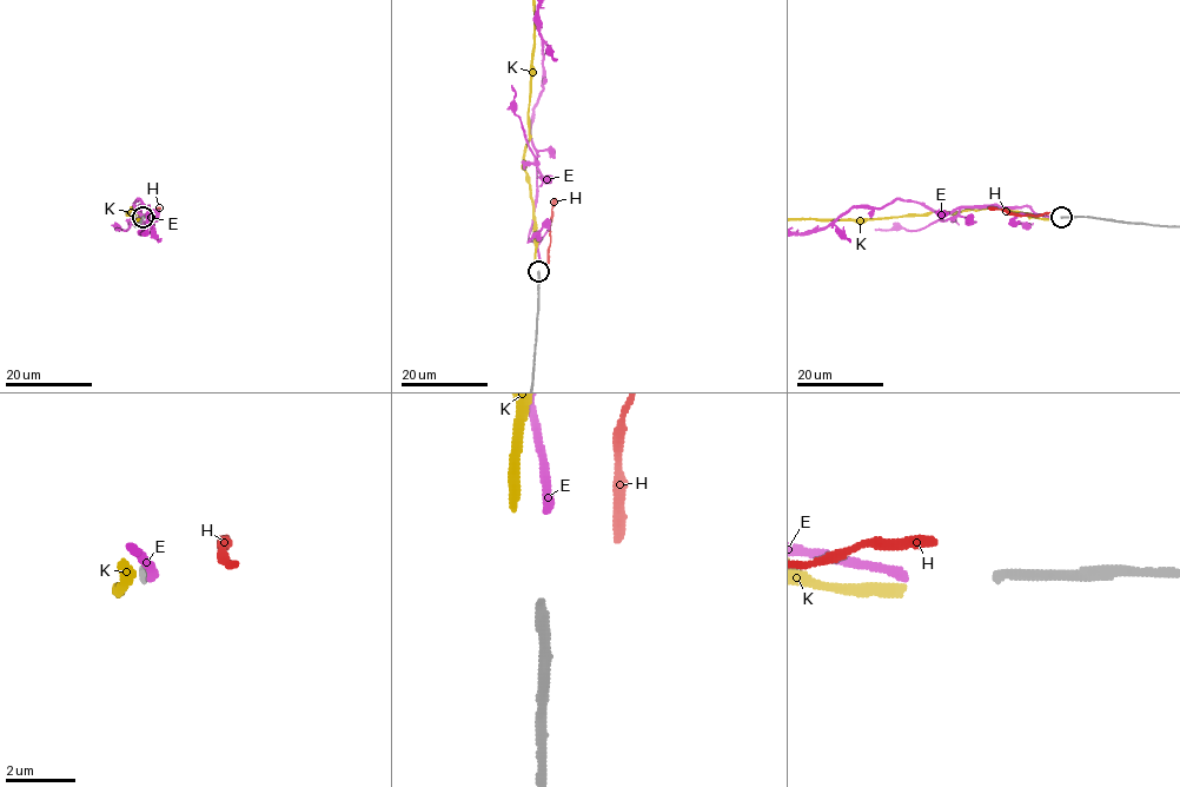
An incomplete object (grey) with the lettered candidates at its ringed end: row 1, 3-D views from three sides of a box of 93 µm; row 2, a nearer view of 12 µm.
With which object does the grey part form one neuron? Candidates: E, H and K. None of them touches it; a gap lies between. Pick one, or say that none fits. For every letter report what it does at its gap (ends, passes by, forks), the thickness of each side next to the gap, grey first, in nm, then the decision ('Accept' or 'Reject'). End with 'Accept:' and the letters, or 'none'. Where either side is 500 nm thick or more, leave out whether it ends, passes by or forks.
E: It ends there. Thickness 300 nm (grey) against 280 nm. Accept
H: It ends there. Thickness 300 nm (grey) against 320 nm. Reject
K: It ends there. Thickness 300 nm (grey) against 300 nm. Reject
Accept: E

